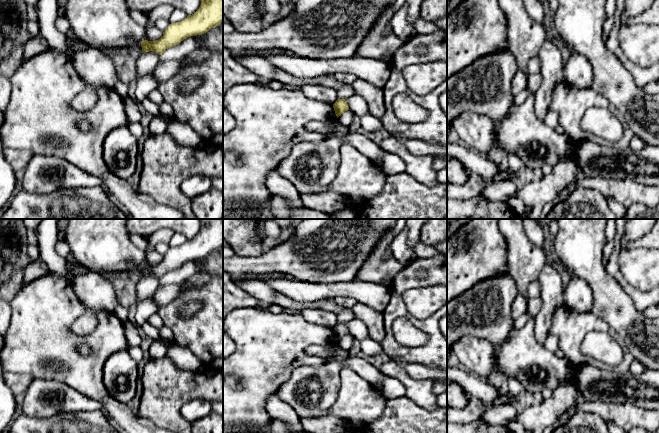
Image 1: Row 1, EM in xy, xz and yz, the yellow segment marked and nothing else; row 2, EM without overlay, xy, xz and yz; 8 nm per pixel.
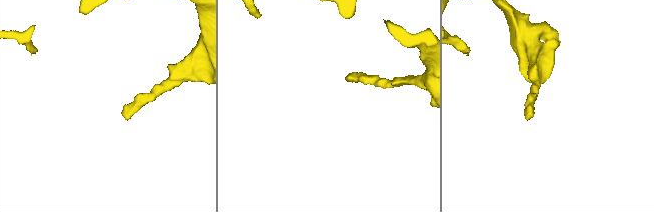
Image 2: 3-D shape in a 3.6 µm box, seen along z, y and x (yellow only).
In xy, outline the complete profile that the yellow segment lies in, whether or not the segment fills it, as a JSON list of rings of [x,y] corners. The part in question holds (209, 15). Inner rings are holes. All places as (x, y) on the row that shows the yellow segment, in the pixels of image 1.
[[[201,0],[201,5],[194,14],[180,22],[169,24],[159,40],[143,40],[142,53],[155,51],[162,56],[166,49],[178,45],[185,38],[204,34],[222,22],[223,0]]]

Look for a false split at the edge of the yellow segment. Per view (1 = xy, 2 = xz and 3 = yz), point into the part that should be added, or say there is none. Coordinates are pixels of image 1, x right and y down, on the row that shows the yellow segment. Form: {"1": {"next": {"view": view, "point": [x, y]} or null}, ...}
{"1": {"next": null}, "2": {"next": null}, "3": {"next": null}}

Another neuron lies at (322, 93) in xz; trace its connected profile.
[[[307,84],[302,86],[301,90],[308,98],[323,101],[332,105],[338,100],[337,91],[326,86]]]

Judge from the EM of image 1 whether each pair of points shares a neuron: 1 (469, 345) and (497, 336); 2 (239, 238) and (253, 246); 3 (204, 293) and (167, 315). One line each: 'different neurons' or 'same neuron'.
1: different neurons
2: same neuron
3: same neuron

